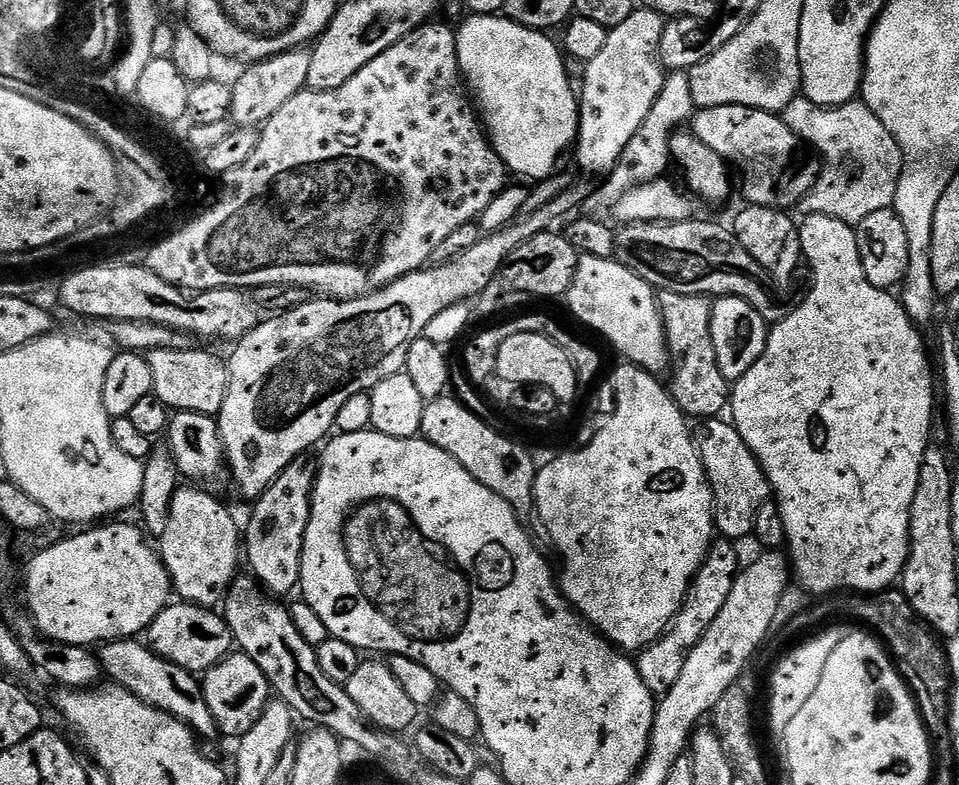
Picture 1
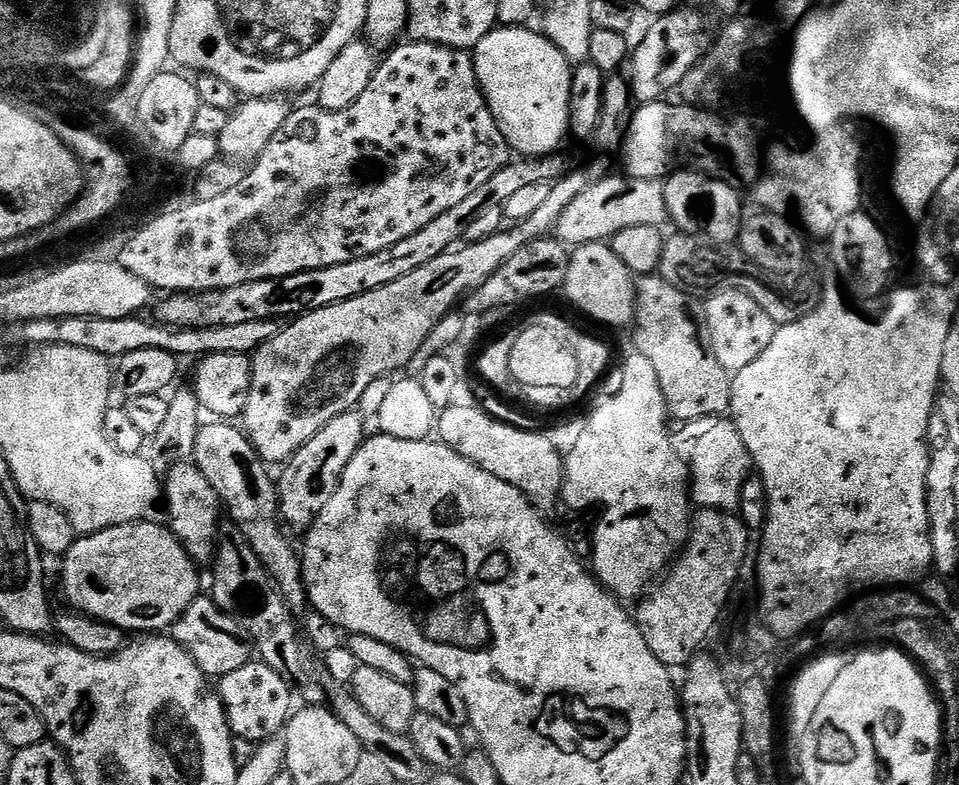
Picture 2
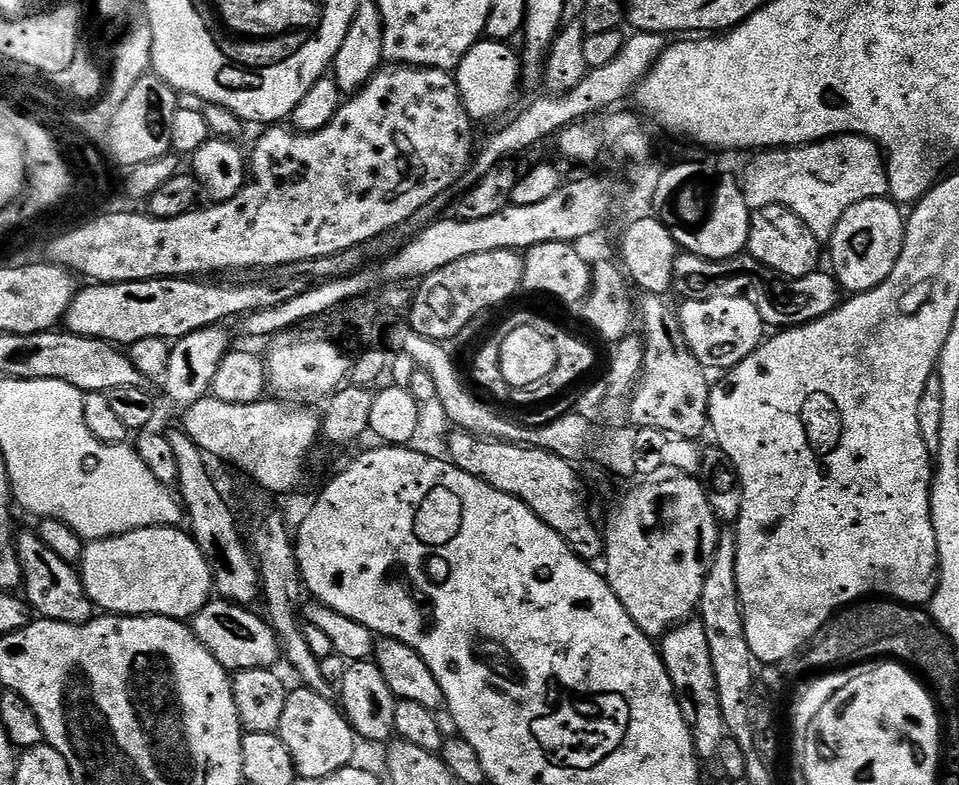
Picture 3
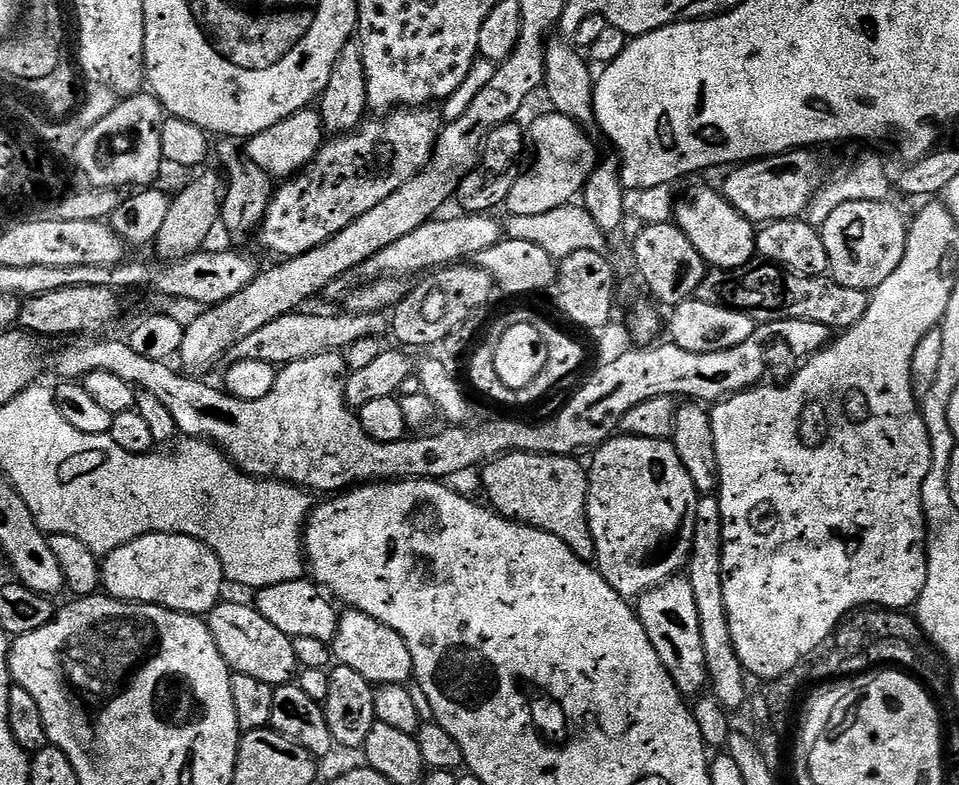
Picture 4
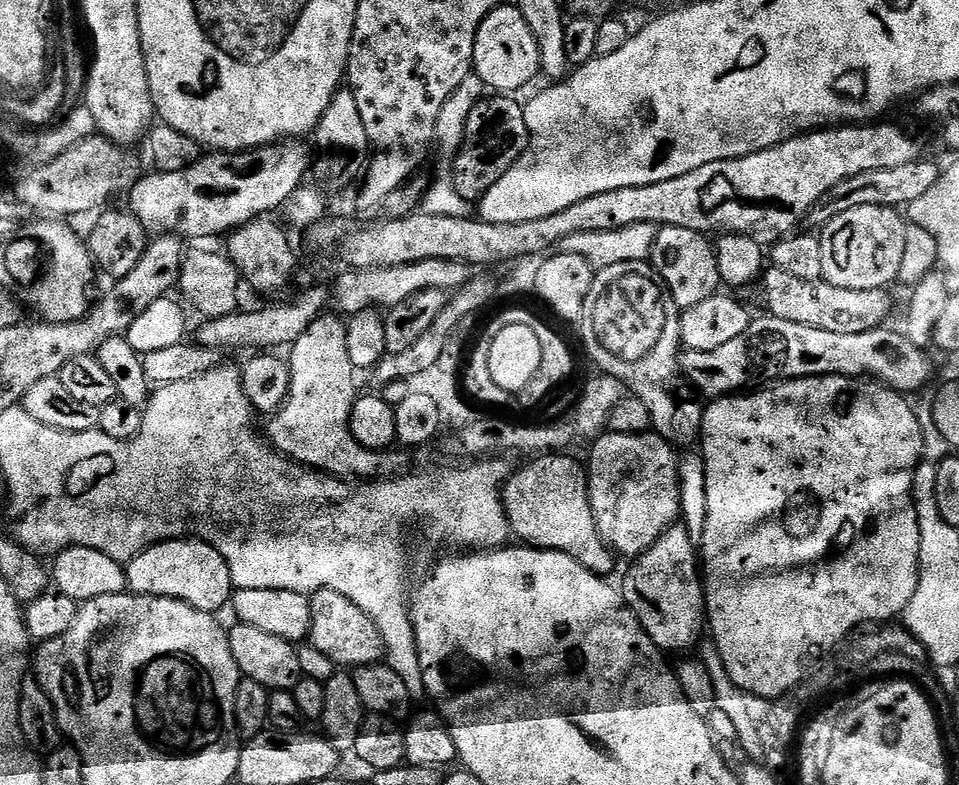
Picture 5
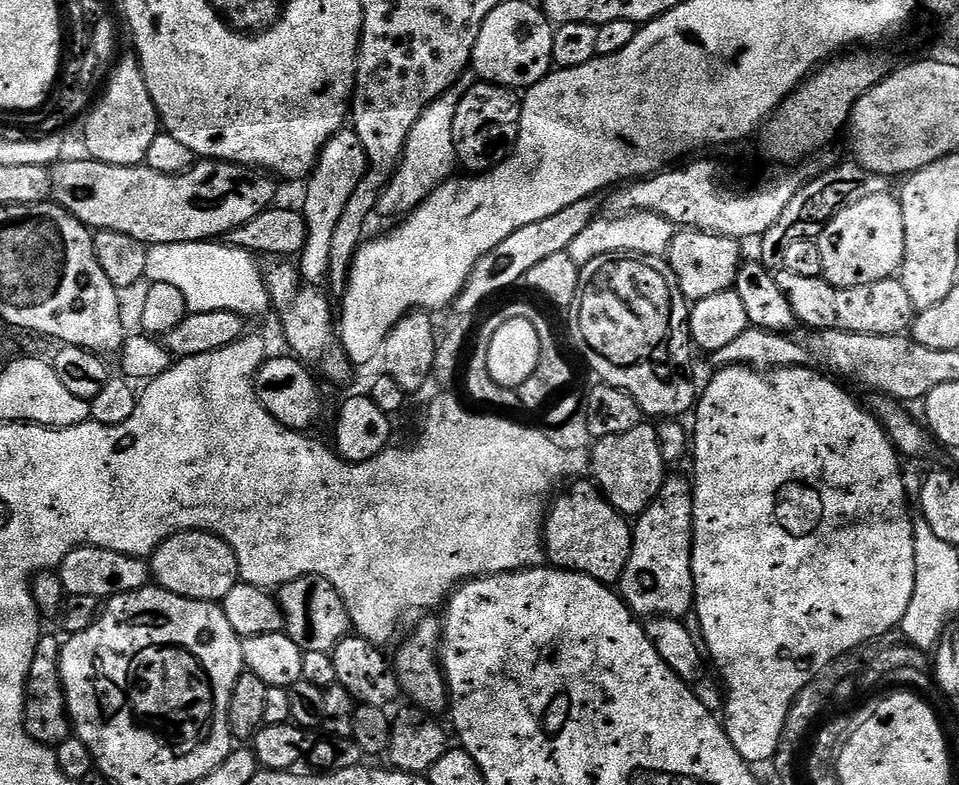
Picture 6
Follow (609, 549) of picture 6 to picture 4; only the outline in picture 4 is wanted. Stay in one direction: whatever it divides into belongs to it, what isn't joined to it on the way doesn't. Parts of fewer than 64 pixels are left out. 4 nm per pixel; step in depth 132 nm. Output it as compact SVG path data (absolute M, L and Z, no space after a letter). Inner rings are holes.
M507 452L504 456L497 456L489 464L483 465L480 480L484 483L484 492L488 495L487 503L491 505L500 515L505 516L507 520L517 520L519 524L525 524L531 528L542 530L546 534L554 534L554 538L558 538L562 542L566 542L566 546L570 546L570 550L580 560L589 562L595 561L596 547L594 546L594 538L590 534L590 522L588 521L588 474L585 465L580 465L579 459L572 456L549 456L542 452Z

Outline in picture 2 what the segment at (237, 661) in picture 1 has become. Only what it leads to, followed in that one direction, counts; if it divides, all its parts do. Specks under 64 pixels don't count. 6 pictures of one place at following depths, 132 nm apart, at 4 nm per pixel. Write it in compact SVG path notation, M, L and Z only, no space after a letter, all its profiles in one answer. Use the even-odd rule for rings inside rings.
M263 662L243 664L238 666L238 670L230 670L230 674L219 677L218 691L233 737L251 742L263 742L275 737L288 723L294 708L293 689Z

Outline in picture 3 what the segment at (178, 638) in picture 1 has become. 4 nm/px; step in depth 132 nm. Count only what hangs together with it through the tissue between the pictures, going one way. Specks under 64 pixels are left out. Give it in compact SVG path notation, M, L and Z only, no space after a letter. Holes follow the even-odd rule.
M216 598L190 621L190 627L202 642L202 646L206 646L206 650L210 650L210 654L214 654L214 658L218 658L220 665L227 668L229 673L272 668L275 660L281 659L280 639L277 638L275 630L259 611L252 611L256 610L242 604L234 604L230 600Z

